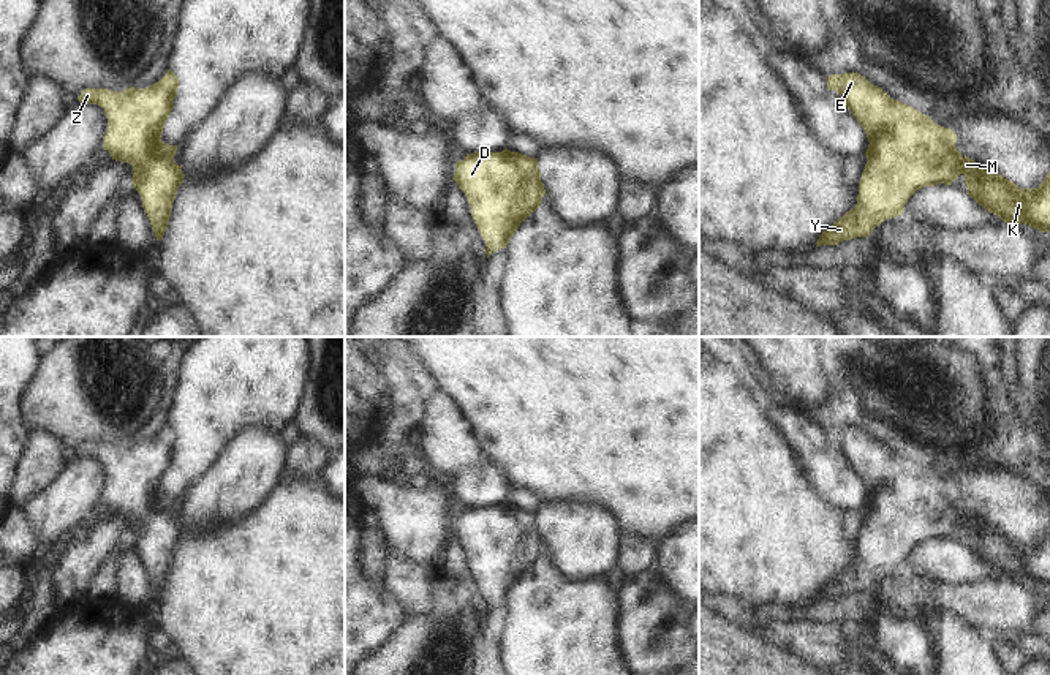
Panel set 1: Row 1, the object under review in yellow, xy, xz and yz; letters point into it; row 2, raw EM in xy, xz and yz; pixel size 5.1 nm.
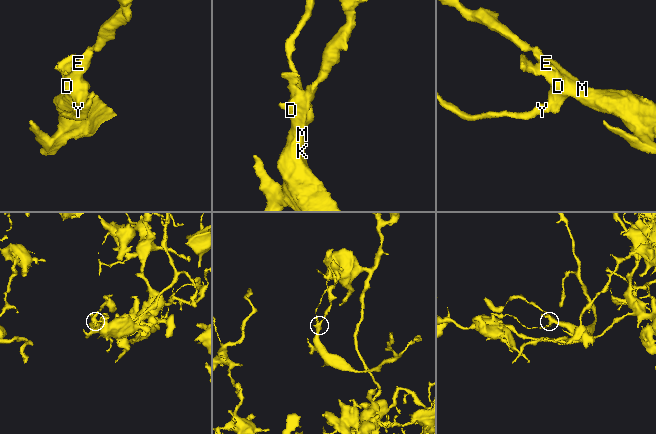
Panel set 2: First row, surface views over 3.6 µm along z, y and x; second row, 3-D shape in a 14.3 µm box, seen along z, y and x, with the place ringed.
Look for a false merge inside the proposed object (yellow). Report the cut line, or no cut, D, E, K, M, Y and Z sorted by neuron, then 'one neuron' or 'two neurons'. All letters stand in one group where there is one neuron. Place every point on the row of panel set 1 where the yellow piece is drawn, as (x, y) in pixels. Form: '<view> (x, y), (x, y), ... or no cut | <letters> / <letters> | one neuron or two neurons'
no cut | D E K M Y Z | one neuron

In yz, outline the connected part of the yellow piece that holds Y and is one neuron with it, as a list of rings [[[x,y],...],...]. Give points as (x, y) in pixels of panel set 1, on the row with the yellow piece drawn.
[[[859,73],[832,74],[829,90],[835,90],[868,138],[867,164],[859,182],[857,204],[818,239],[816,247],[838,245],[843,240],[871,236],[871,231],[887,218],[900,217],[908,199],[923,187],[952,185],[965,175],[968,194],[985,210],[1010,226],[1022,223],[1050,232],[1050,171],[1037,188],[1018,188],[1012,180],[980,168],[974,160],[955,149],[957,134],[935,123],[920,111],[890,98]]]

